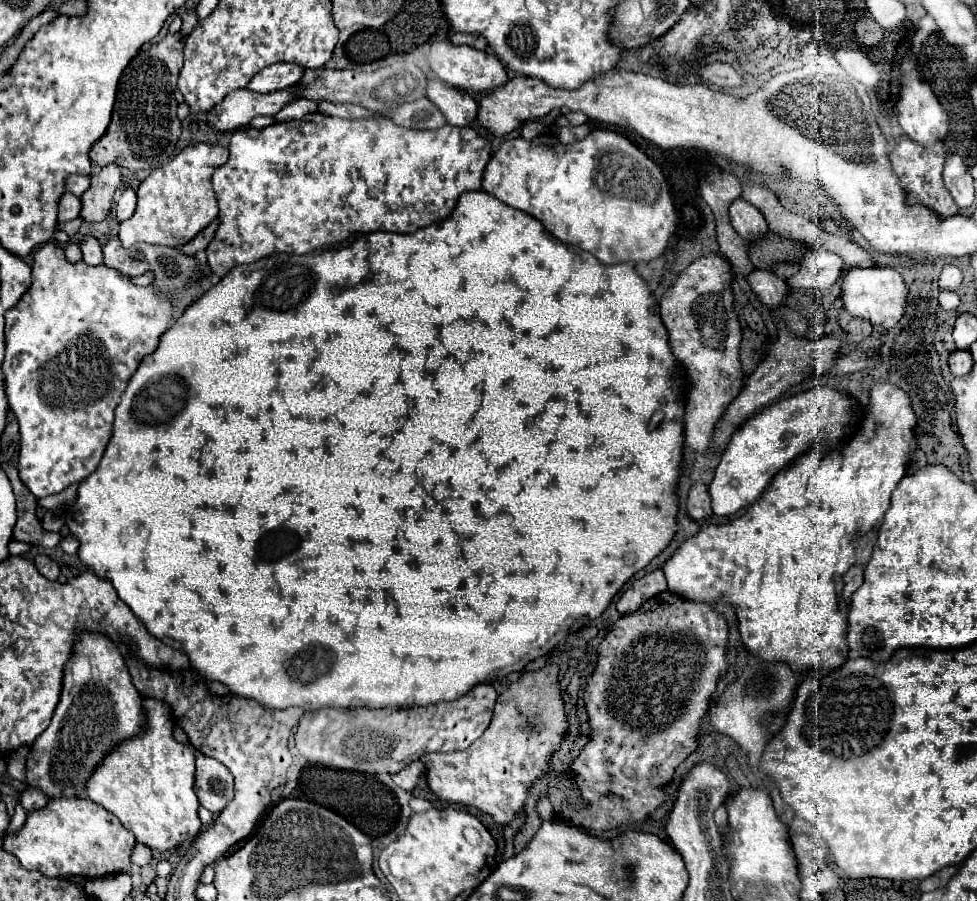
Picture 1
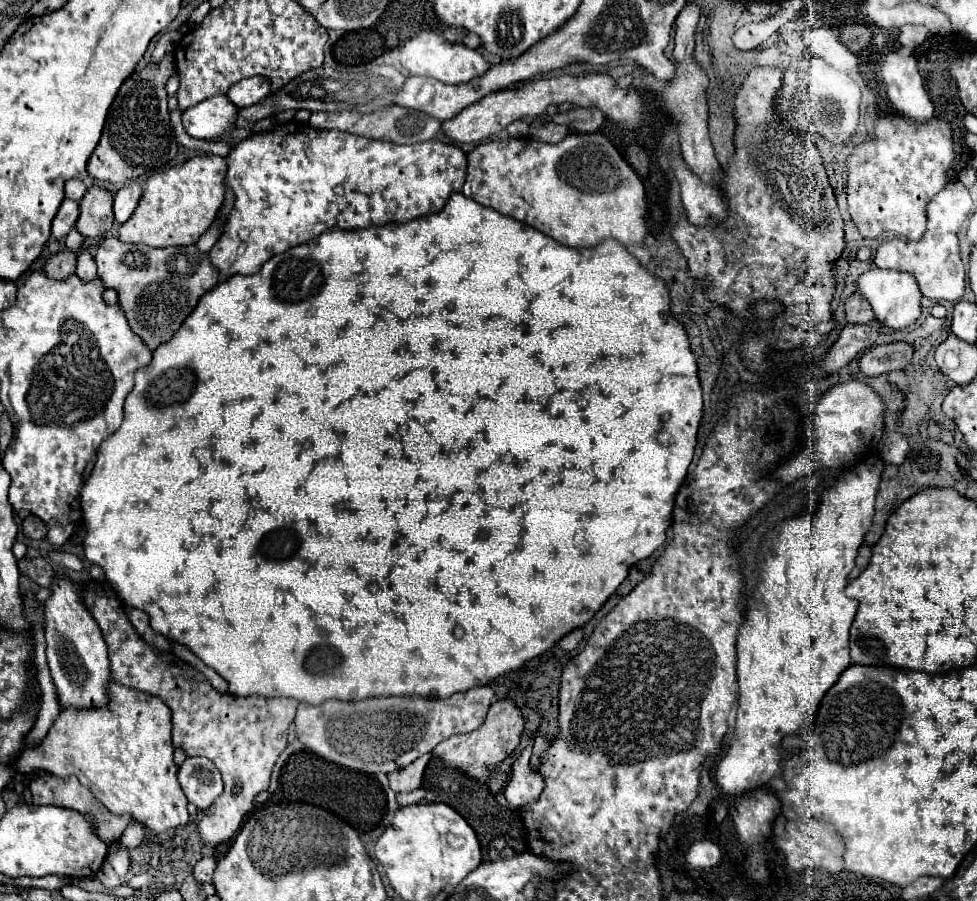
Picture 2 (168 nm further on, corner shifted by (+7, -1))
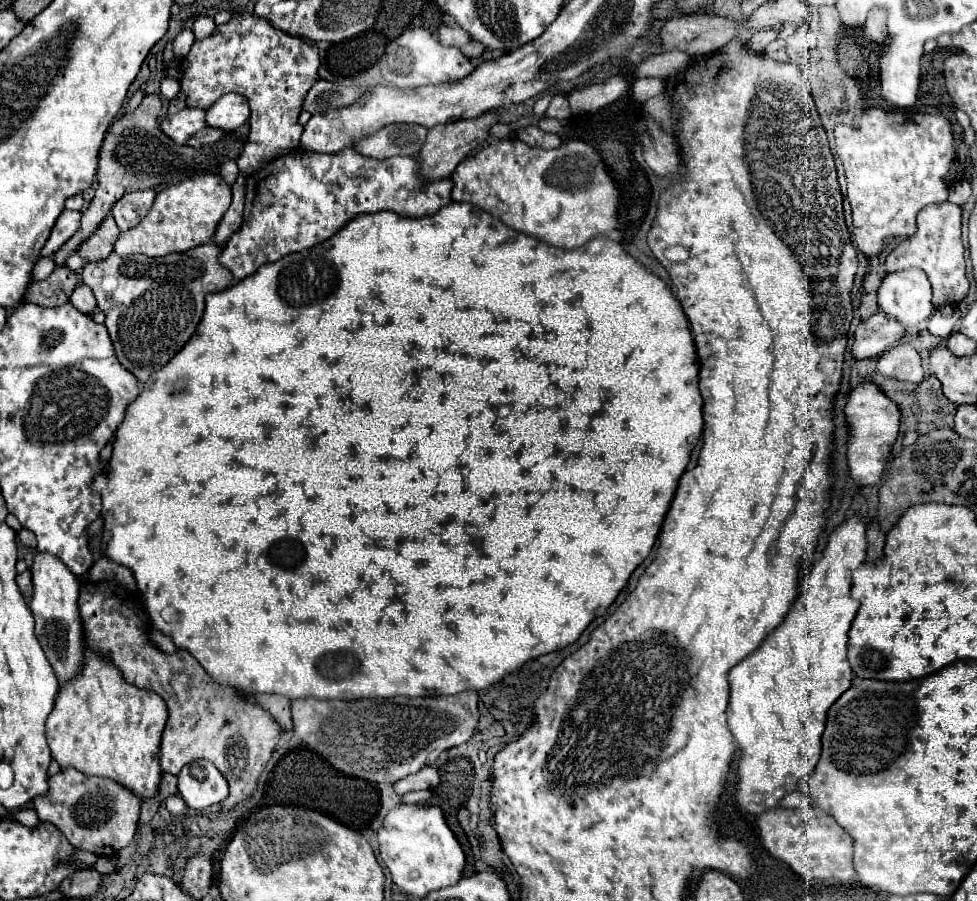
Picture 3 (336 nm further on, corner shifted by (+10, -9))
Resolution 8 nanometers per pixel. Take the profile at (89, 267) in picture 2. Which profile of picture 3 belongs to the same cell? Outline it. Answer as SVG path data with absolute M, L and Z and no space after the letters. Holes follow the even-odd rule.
M81 283L81 285L75 287L75 291L73 291L73 295L71 295L71 303L73 303L81 313L87 313L87 315L97 307L95 297L93 297L93 291L91 291L85 283Z

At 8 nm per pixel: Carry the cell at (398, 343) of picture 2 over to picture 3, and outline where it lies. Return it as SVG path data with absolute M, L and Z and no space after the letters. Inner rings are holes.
M449 203L435 215L421 219L403 219L393 211L357 215L331 239L311 249L291 253L275 263L267 263L259 267L255 275L239 281L237 285L207 295L203 317L191 341L187 341L187 345L163 369L155 371L143 385L143 391L127 405L125 419L115 431L109 465L93 481L93 491L103 501L101 517L105 519L99 553L101 557L131 569L153 629L169 635L179 649L189 651L197 661L201 661L205 671L219 685L229 685L243 695L275 693L287 697L289 701L307 697L355 701L365 697L389 699L397 695L457 695L465 689L481 691L501 681L507 673L519 669L525 661L559 651L577 641L587 625L599 615L599 609L601 615L609 609L631 573L651 553L673 501L679 477L689 463L691 449L699 443L701 431L703 399L699 393L699 363L687 317L671 289L659 277L645 271L633 257L629 257L619 243L609 237L595 237L579 249L559 249L499 223L499 219L469 203Z

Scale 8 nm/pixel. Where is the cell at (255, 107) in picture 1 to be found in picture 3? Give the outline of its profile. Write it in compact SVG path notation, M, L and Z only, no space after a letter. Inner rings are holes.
M185 107L183 111L165 117L161 121L161 129L165 135L169 135L177 145L185 145L197 131L207 127L205 121L207 111L205 109L193 109L193 107Z

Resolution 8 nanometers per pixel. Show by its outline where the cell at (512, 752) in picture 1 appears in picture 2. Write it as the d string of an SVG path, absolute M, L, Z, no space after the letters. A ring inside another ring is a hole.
M502 699L502 701L492 703L486 721L476 731L458 735L458 737L450 737L450 739L442 741L432 753L436 757L444 759L446 765L460 767L464 773L486 781L488 769L496 767L496 763L504 761L516 749L516 745L520 743L520 737L522 737L522 729L524 729L524 719L522 719L518 707L512 701Z

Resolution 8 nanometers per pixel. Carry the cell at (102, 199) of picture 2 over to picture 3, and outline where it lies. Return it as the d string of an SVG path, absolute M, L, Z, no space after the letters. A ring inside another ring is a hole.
M107 215L97 227L97 231L79 245L79 255L85 261L99 261L113 251L117 237L119 237L119 227L115 225L115 219Z

